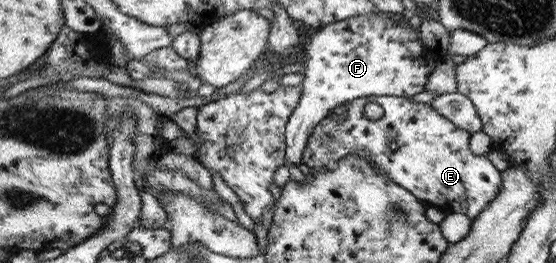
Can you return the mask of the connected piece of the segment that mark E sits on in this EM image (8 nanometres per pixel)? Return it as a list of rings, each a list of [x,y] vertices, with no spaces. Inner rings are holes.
[[[355,97],[346,104],[346,107],[344,108],[344,119],[338,121],[333,114],[329,114],[325,118],[320,119],[320,121],[313,127],[313,131],[307,140],[305,150],[303,150],[303,156],[301,156],[301,163],[303,163],[306,167],[319,169],[319,167],[334,165],[341,158],[345,158],[345,156],[359,156],[359,158],[365,158],[365,160],[367,160],[367,162],[375,168],[375,172],[377,172],[377,174],[381,174],[381,176],[391,179],[391,182],[394,182],[396,185],[402,186],[405,190],[409,191],[409,194],[413,194],[417,200],[424,203],[424,205],[438,207],[445,214],[458,213],[468,216],[471,220],[473,220],[477,214],[481,213],[481,210],[483,210],[485,206],[489,205],[489,202],[493,201],[493,198],[495,198],[495,195],[497,195],[499,190],[501,178],[499,176],[499,170],[493,167],[493,164],[487,160],[486,156],[474,156],[470,152],[468,146],[469,138],[470,134],[467,133],[466,130],[461,130],[459,127],[456,127],[455,123],[452,123],[443,115],[440,115],[429,103],[418,103],[408,97]],[[365,102],[376,102],[384,110],[384,114],[376,120],[367,119],[363,115],[363,106]],[[389,141],[393,141],[393,143],[395,143],[393,148],[388,146],[387,143],[389,143]]]

